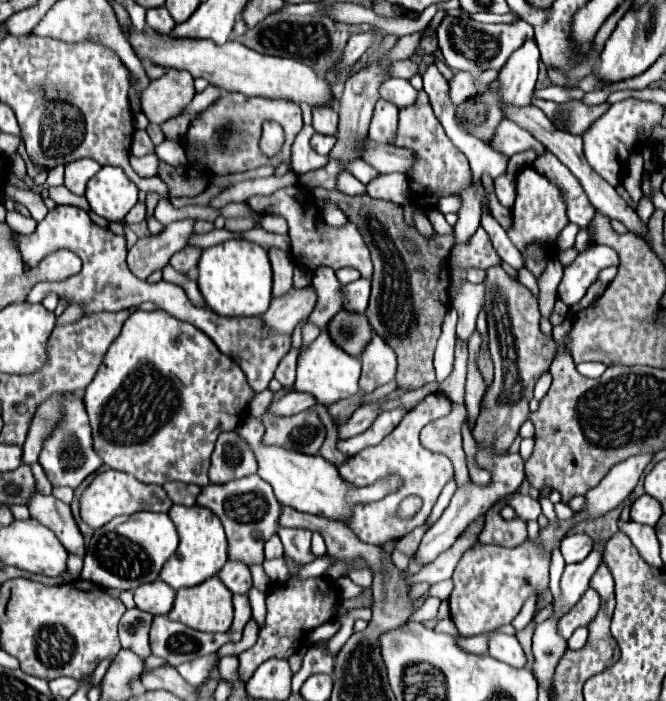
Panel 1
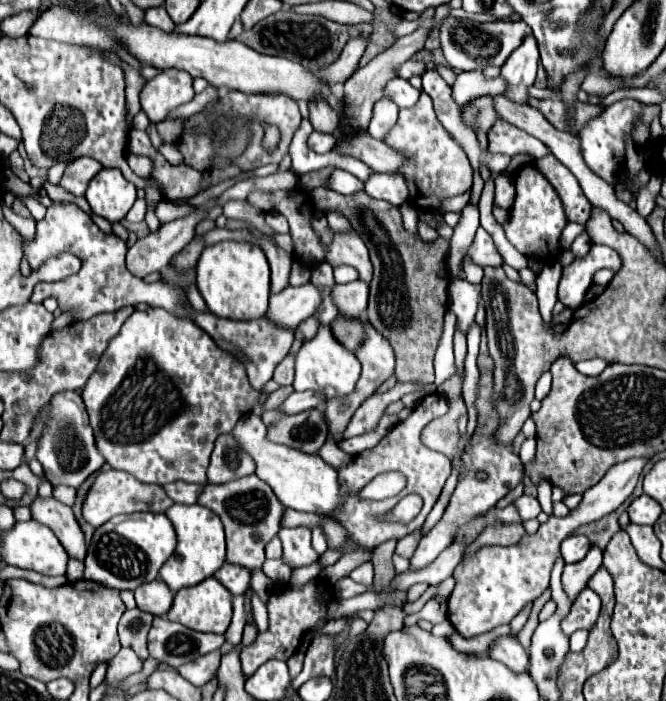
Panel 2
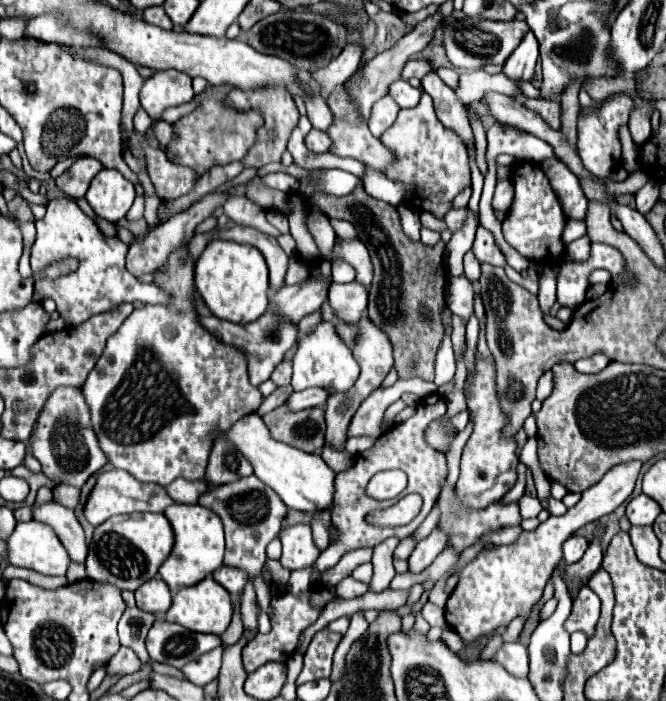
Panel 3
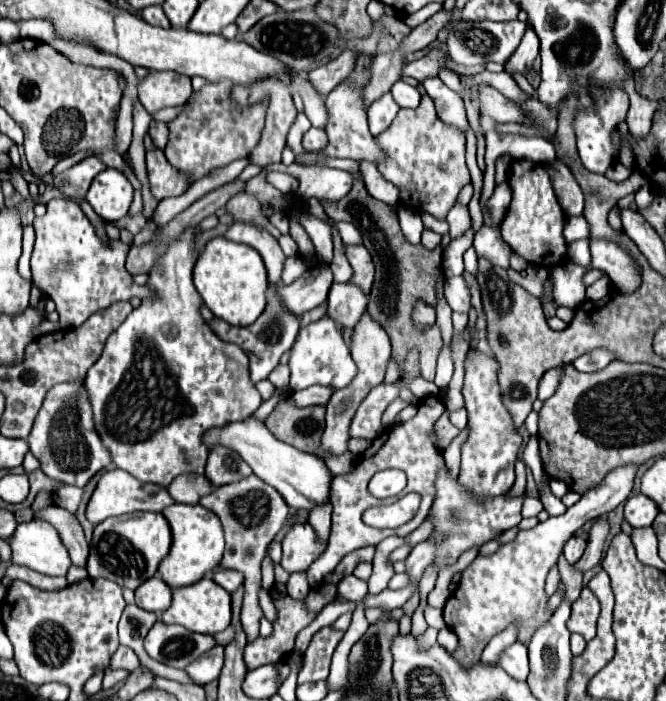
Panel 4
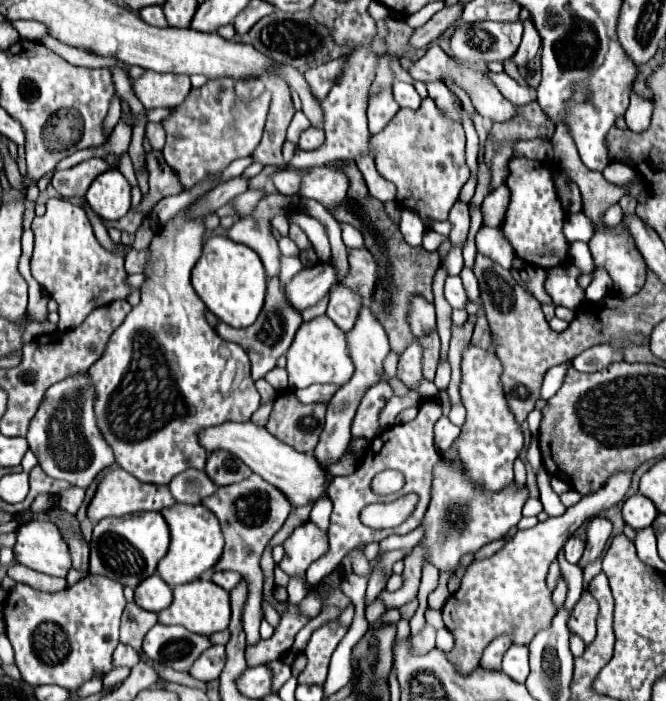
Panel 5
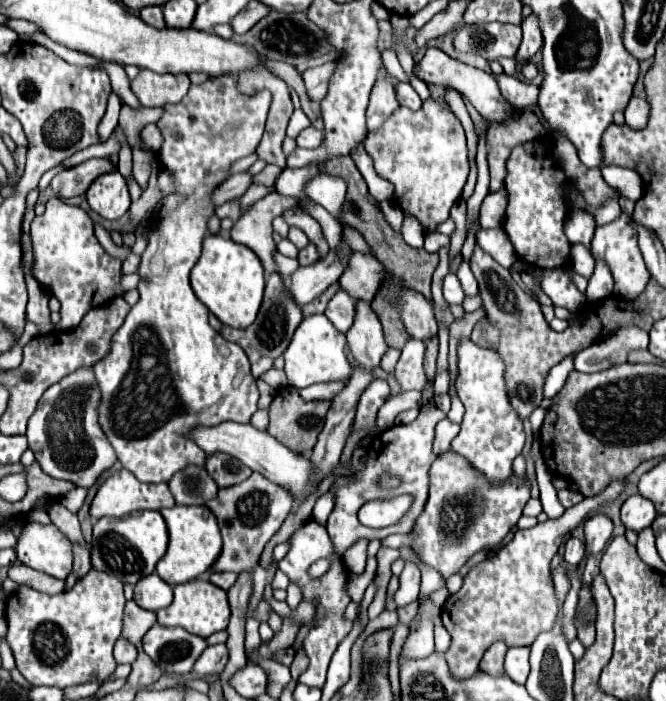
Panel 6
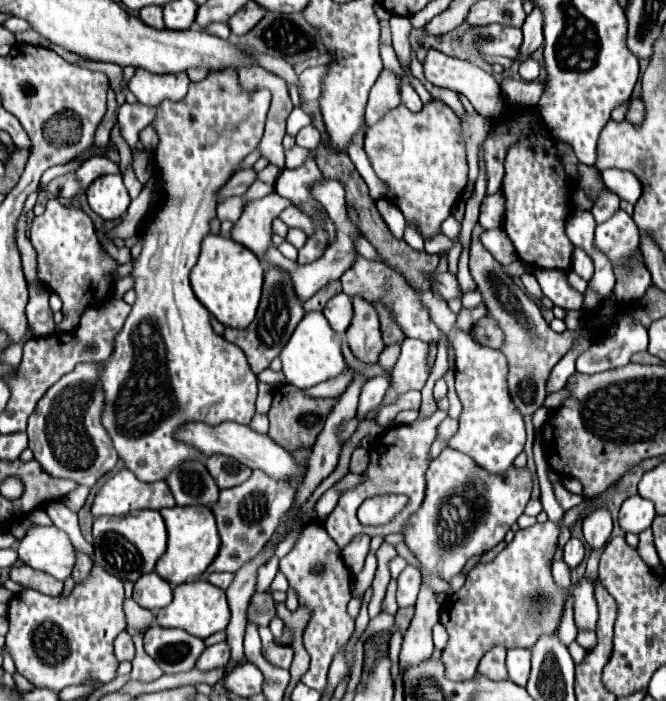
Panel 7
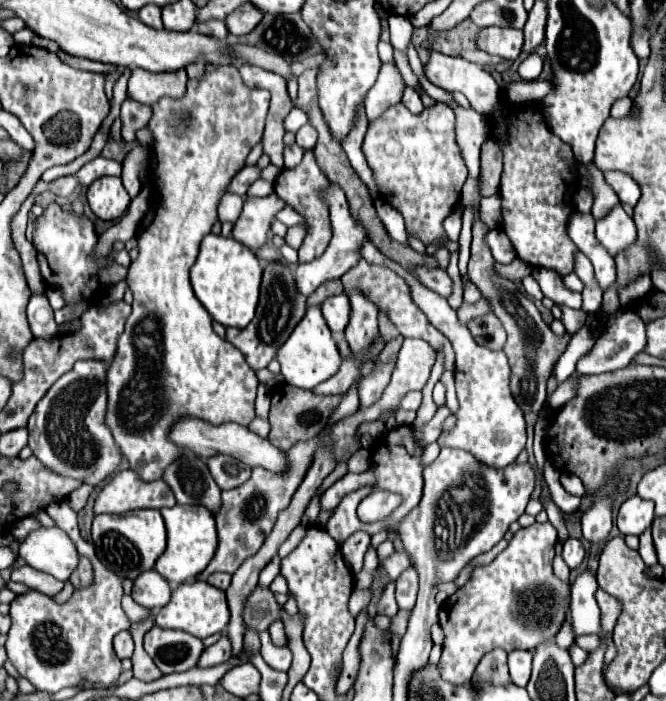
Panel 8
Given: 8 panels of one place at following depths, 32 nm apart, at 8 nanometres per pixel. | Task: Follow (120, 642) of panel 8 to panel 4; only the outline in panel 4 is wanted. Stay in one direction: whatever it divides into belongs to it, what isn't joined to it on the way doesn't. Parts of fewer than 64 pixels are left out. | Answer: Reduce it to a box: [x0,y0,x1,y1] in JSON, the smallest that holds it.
[108,646,140,672]

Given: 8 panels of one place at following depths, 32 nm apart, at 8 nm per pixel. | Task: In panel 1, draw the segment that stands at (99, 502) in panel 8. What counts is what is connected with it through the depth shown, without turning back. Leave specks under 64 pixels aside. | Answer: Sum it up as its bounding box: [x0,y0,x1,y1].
[80,470,172,528]

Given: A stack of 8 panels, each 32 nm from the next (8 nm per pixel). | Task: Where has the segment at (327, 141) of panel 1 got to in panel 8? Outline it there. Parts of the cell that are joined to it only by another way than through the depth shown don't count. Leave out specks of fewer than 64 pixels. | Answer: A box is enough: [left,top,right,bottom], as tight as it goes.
[296,124,318,150]

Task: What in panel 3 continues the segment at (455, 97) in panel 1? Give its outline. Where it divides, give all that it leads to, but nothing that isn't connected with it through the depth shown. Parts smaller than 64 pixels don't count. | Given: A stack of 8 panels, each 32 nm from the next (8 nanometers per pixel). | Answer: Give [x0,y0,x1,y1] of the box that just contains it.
[454,70,516,104]

